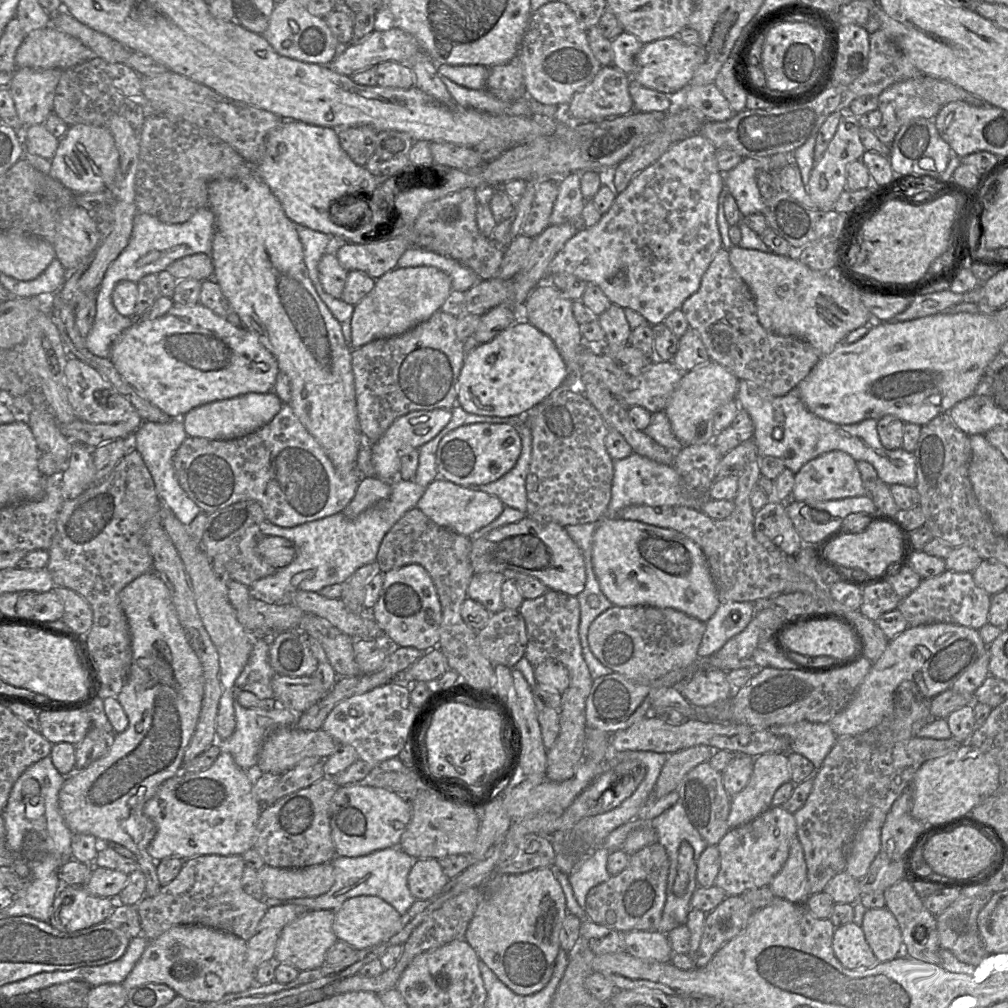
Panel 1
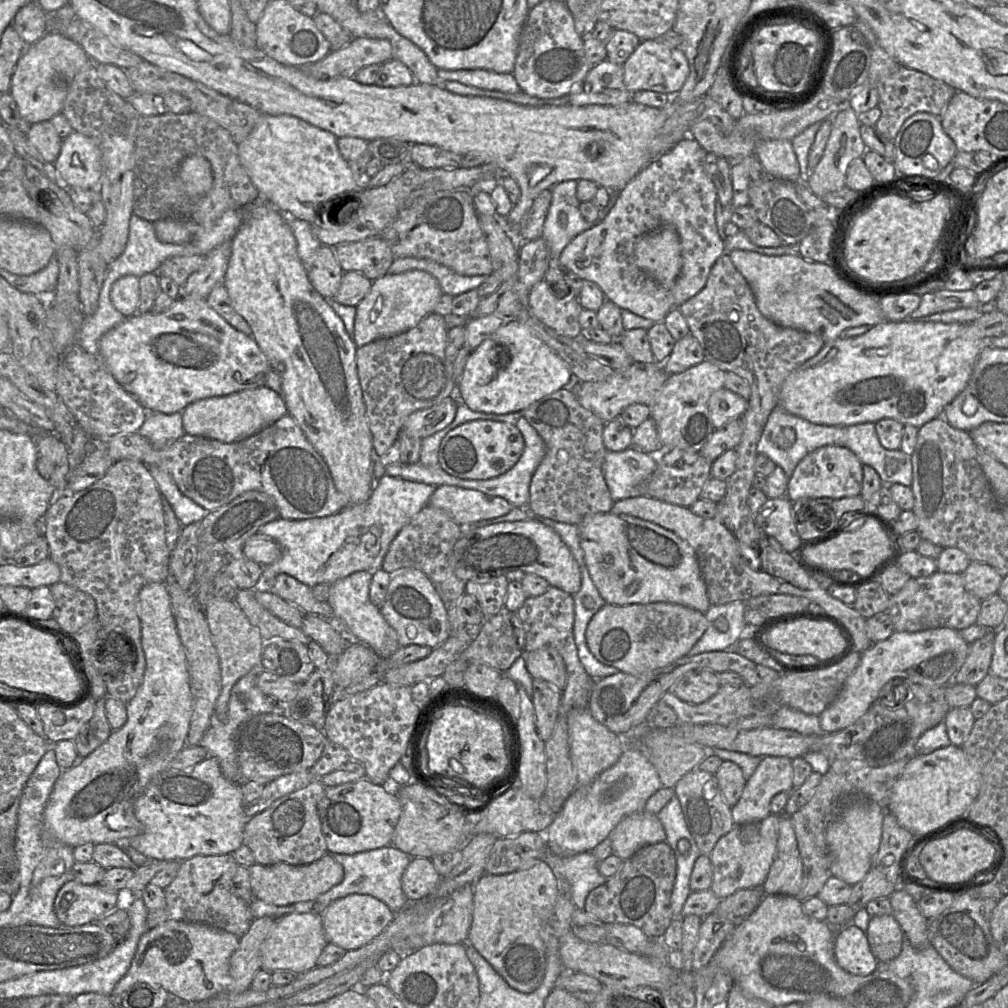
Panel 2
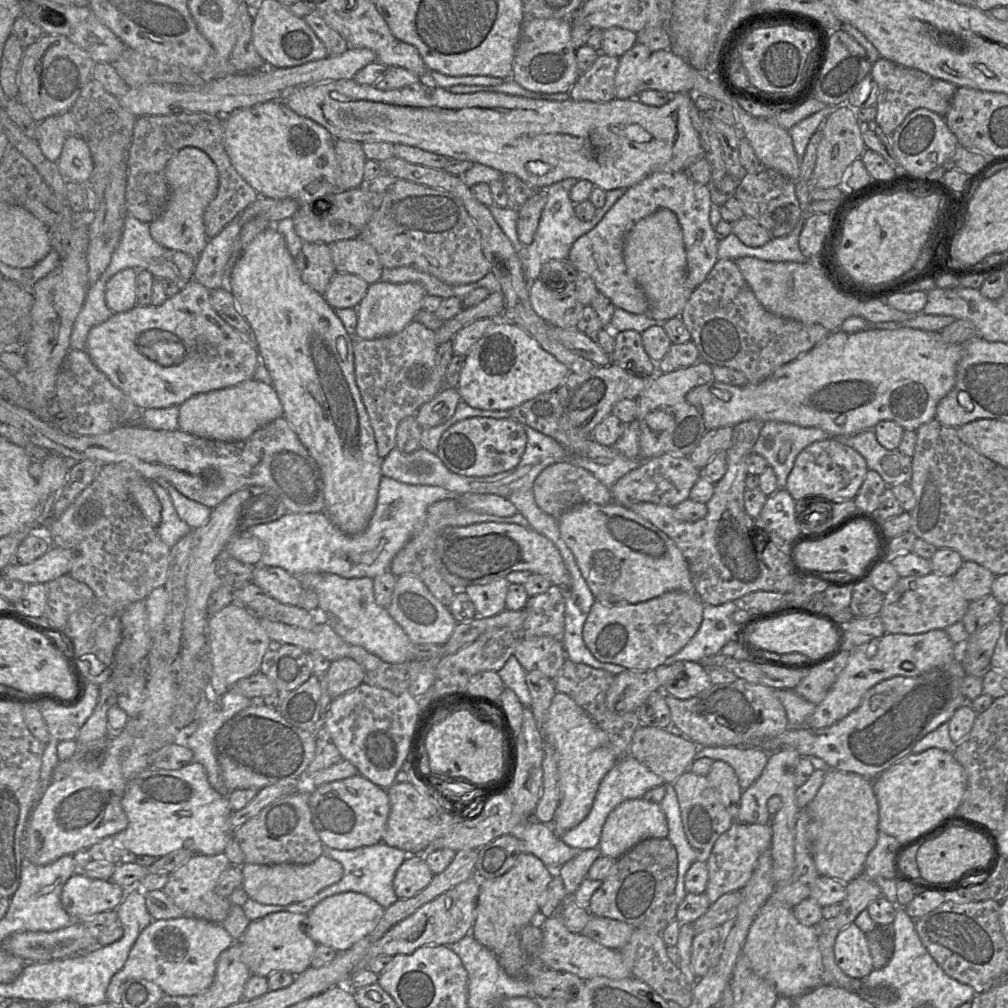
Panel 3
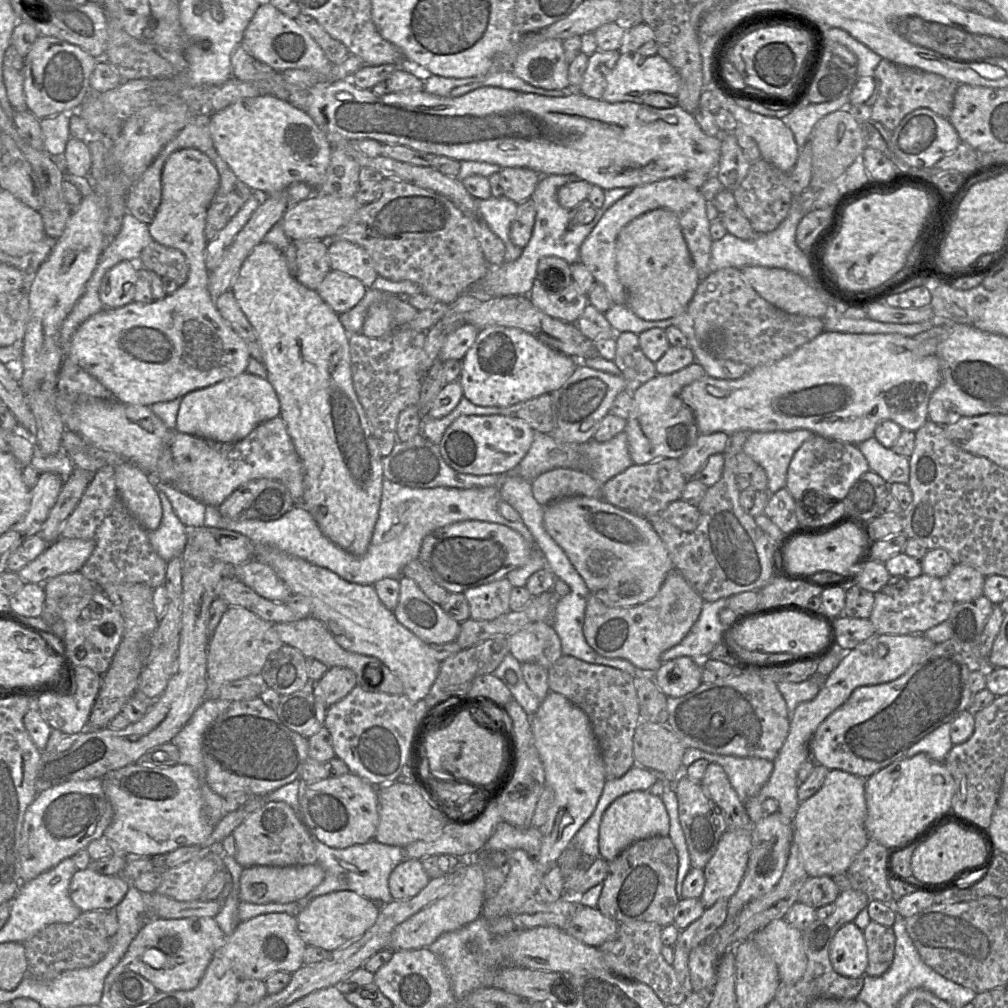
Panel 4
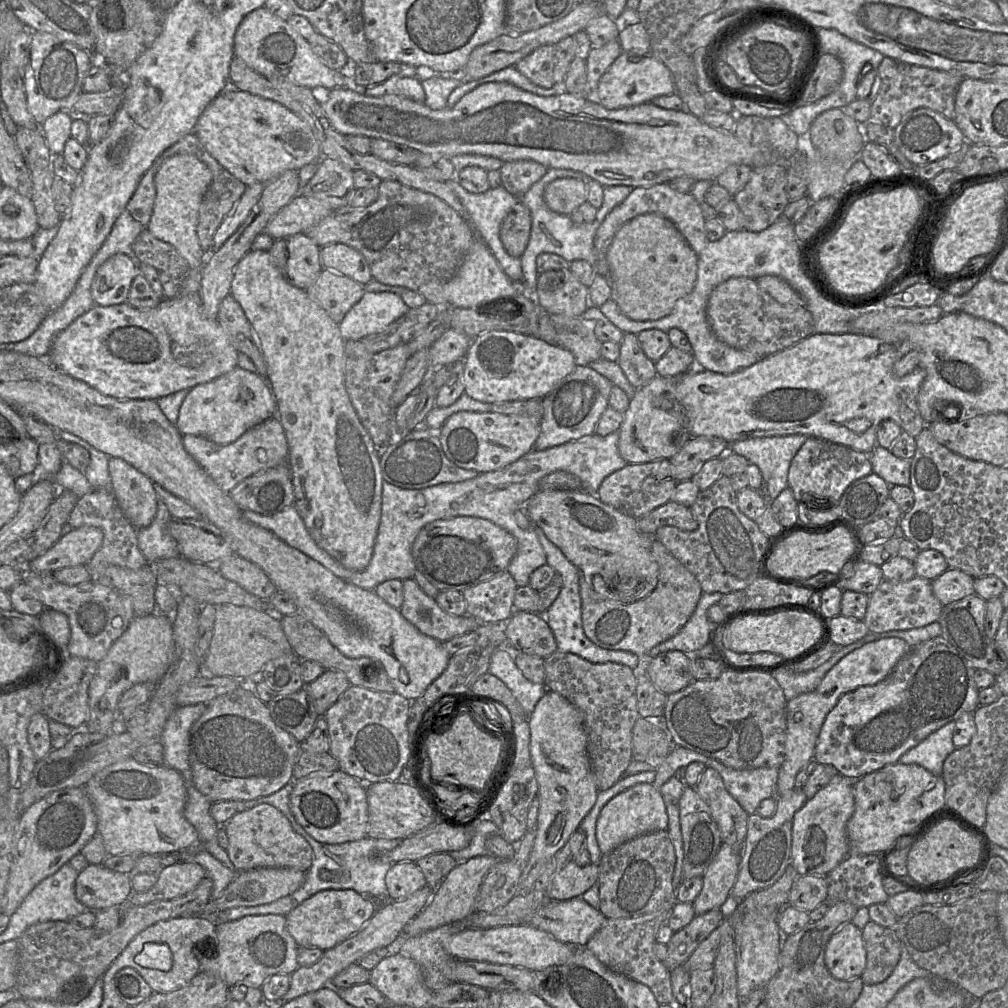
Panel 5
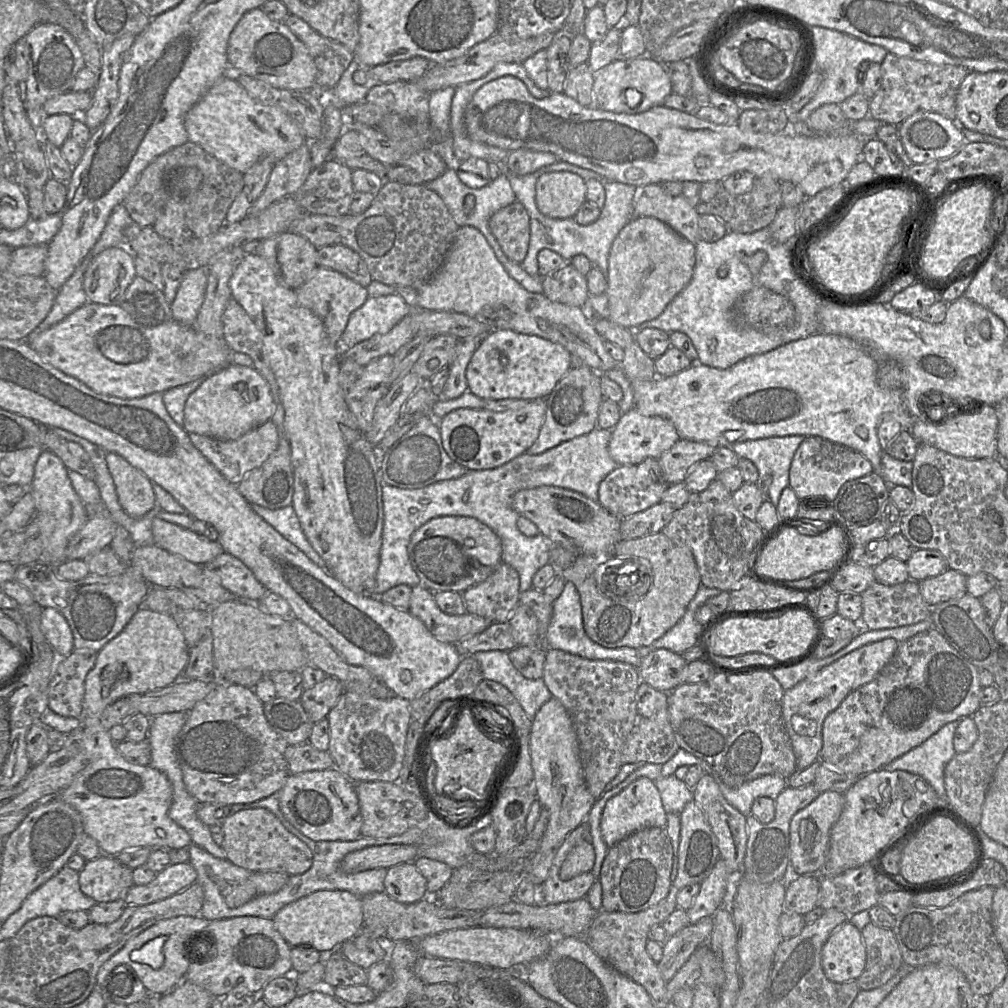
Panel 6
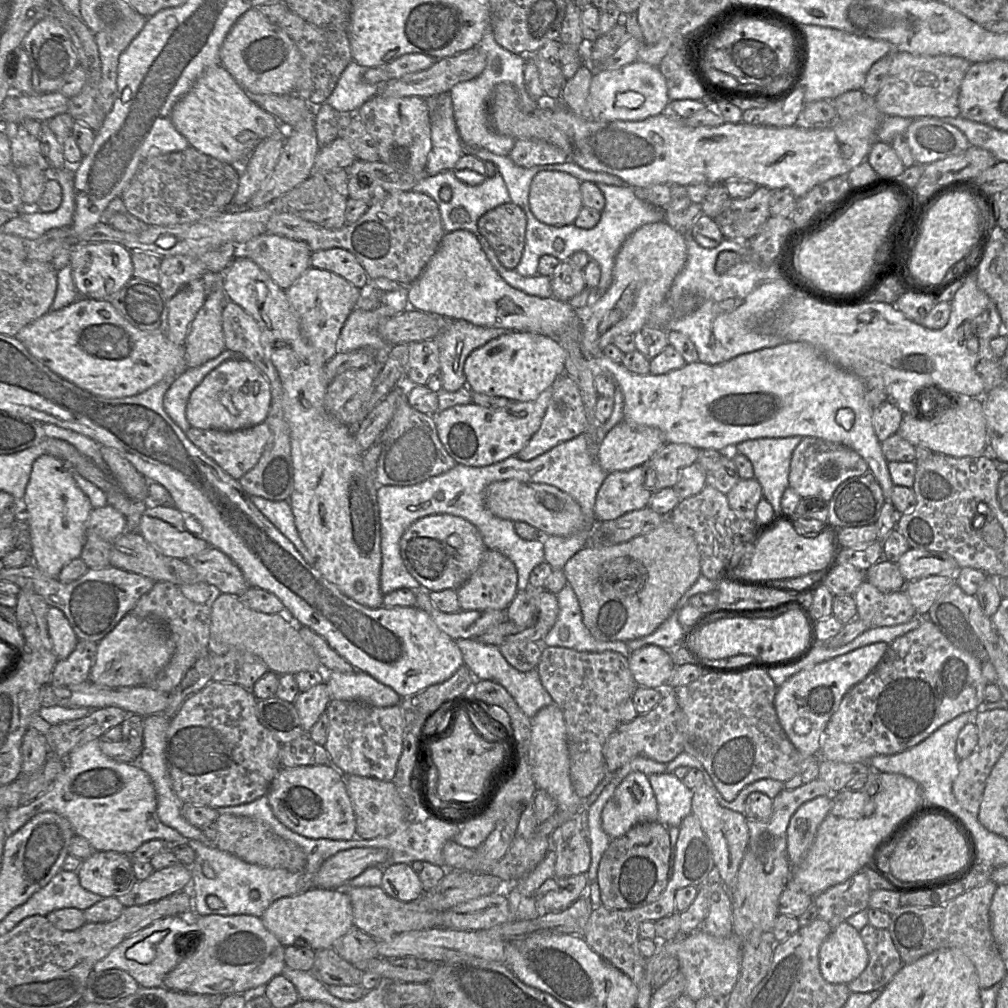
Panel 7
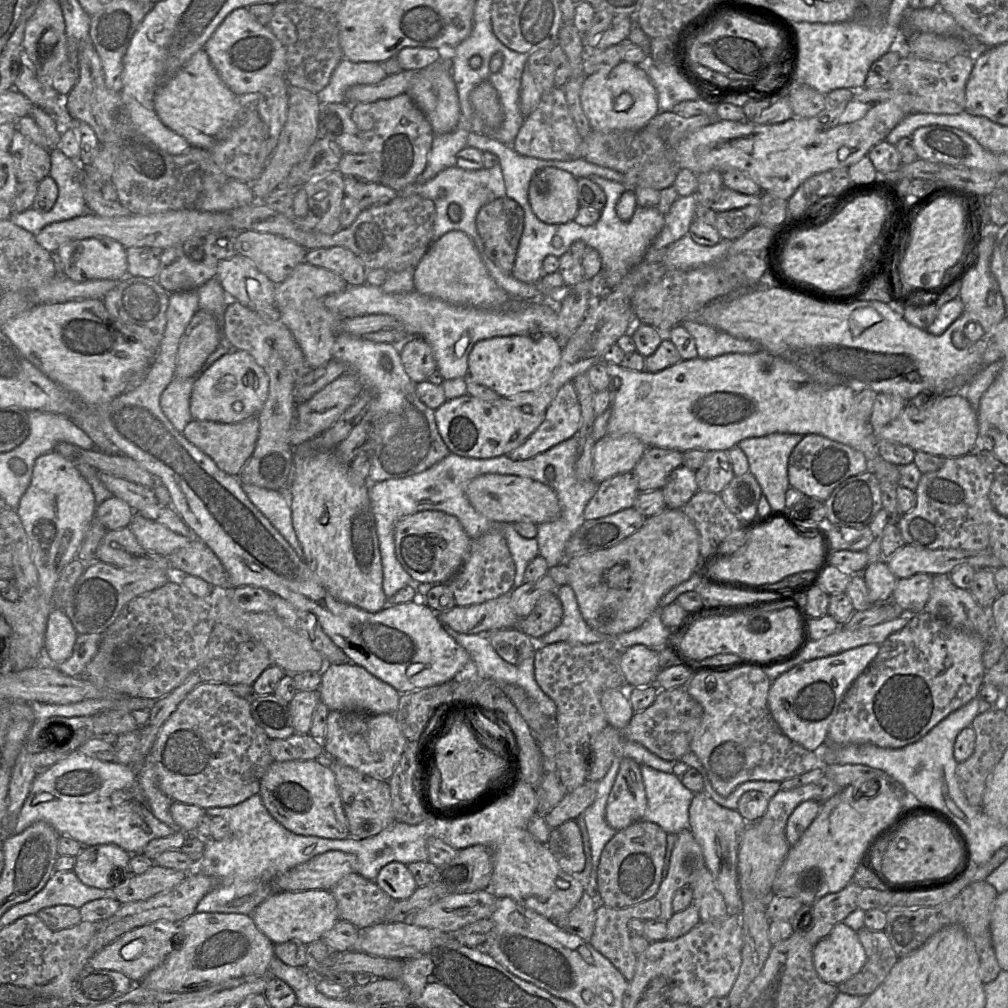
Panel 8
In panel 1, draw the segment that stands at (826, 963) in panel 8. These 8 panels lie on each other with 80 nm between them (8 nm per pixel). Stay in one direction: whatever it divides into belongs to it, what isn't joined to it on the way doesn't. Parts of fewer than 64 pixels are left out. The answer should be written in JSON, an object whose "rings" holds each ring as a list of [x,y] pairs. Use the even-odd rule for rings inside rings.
{"rings":[[[854,922],[835,928],[832,946],[836,958],[848,969],[868,969],[879,961],[866,941],[862,926]]]}

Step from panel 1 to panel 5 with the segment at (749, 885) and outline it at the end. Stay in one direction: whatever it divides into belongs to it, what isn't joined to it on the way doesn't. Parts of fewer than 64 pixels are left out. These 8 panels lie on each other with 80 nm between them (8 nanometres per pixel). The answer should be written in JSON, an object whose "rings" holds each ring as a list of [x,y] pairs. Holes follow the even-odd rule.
{"rings":[[[722,842],[715,858],[702,876],[702,890],[692,903],[696,915],[727,907],[738,876],[740,857],[741,851]]]}

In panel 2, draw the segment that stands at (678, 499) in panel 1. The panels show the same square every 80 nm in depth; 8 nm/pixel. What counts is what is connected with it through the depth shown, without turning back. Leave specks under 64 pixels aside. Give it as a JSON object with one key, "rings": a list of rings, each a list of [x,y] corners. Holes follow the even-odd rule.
{"rings":[[[634,447],[619,452],[607,450],[603,473],[614,502],[643,495],[643,484],[656,469],[657,460],[657,455],[644,453]]]}

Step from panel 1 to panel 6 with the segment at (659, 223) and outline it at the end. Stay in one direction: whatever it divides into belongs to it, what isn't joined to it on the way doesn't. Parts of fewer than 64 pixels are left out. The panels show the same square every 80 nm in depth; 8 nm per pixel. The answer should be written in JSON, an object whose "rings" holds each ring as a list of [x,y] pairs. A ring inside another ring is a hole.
{"rings":[[[659,184],[635,188],[633,196],[634,215],[657,218],[690,243],[702,240],[699,234],[699,214],[683,195],[671,196]]]}

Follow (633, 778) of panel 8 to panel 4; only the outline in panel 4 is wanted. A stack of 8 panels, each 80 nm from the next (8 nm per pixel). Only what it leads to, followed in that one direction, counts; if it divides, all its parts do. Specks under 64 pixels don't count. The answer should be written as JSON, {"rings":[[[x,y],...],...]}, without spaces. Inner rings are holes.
{"rings":[[[632,791],[617,798],[604,812],[599,828],[599,855],[611,862],[633,842],[651,836],[668,836],[669,815],[659,796],[648,791]]]}

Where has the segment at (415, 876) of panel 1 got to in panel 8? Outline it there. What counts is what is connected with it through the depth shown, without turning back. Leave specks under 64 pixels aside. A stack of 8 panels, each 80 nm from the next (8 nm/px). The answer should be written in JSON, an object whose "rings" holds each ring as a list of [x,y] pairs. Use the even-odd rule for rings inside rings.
{"rings":[[[397,861],[385,865],[378,873],[375,882],[394,900],[407,899],[418,888],[407,865]]]}

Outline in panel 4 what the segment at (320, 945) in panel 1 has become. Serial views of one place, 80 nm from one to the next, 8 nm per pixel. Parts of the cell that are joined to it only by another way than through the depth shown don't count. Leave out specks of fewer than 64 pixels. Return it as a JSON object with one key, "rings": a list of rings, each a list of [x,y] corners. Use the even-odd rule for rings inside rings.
{"rings":[[[274,912],[240,921],[217,953],[229,959],[232,969],[240,979],[265,980],[275,972],[292,974],[302,967],[306,947],[307,944],[297,932],[296,917]]]}

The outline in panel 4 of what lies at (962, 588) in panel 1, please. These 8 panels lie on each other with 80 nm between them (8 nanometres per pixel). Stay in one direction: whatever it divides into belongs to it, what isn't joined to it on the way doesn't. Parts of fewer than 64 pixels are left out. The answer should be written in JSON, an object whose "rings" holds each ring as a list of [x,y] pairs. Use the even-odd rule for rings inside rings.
{"rings":[[[921,574],[915,578],[890,577],[874,594],[874,604],[869,617],[876,634],[923,635],[930,628],[946,621],[955,602],[945,591],[942,580]]]}

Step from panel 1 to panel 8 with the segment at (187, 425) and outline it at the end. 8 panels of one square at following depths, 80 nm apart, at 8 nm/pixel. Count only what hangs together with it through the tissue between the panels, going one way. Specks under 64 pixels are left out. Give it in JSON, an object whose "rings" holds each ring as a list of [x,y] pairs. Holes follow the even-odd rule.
{"rings":[[[233,350],[217,360],[194,384],[190,398],[192,420],[224,424],[255,417],[262,409],[269,391],[269,378],[246,351]]]}

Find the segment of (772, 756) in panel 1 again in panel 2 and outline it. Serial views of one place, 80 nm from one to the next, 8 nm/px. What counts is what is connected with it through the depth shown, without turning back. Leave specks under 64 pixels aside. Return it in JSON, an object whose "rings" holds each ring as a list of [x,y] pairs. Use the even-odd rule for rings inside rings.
{"rings":[[[765,756],[755,772],[747,780],[742,795],[731,808],[735,825],[743,825],[765,819],[771,814],[772,798],[780,792],[791,793],[793,769],[790,758]]]}

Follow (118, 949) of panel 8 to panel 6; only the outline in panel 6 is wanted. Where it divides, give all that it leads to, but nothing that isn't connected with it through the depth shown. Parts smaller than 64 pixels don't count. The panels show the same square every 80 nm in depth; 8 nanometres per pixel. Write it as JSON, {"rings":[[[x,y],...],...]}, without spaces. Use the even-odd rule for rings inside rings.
{"rings":[[[197,915],[193,917],[177,916],[155,923],[140,934],[131,938],[122,949],[120,949],[106,962],[104,962],[97,973],[98,986],[102,986],[104,984],[107,976],[112,972],[114,968],[120,965],[128,965],[137,974],[150,995],[161,996],[166,994],[185,979],[187,970],[191,963],[190,955],[187,955],[192,948],[191,946],[190,949],[187,950],[189,941],[196,936],[205,933],[209,922],[210,921],[206,920],[205,918]]]}

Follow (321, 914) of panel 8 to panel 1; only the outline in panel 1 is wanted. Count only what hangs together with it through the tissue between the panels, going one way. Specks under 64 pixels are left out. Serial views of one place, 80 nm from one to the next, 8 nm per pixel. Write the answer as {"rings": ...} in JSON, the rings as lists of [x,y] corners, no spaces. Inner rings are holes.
{"rings":[[[363,895],[346,900],[336,911],[333,931],[338,940],[347,942],[355,950],[363,950],[386,942],[400,930],[402,915],[389,903],[378,896]]]}

